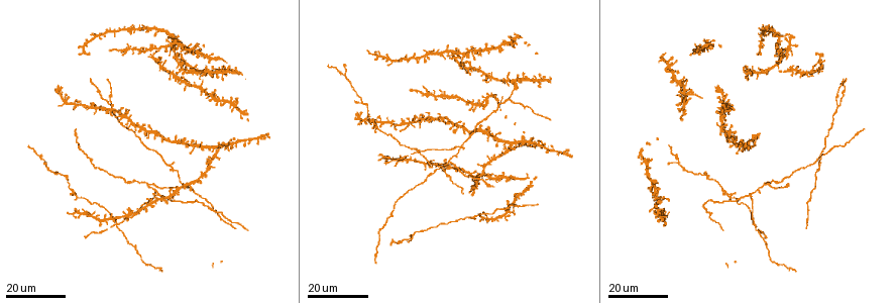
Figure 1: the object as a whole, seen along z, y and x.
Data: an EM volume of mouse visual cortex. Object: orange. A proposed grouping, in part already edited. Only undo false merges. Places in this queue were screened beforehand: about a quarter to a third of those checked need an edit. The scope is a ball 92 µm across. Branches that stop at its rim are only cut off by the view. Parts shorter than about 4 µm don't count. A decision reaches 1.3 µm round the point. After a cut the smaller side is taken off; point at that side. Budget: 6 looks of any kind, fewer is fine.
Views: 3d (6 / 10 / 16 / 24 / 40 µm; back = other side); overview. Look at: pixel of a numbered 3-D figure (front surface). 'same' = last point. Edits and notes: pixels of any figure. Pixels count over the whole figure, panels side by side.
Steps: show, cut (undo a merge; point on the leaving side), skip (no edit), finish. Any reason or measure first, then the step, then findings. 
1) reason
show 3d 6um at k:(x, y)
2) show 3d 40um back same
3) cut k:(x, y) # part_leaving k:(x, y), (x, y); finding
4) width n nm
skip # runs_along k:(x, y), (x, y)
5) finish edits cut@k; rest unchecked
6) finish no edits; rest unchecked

three-way junction
show 3d 16um at 1:(425, 95)

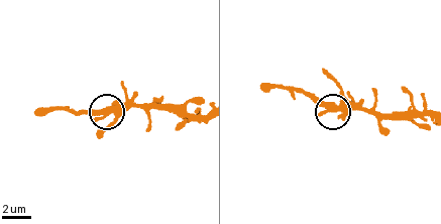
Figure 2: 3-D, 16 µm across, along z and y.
show 3d 6um at 2:(103, 111)

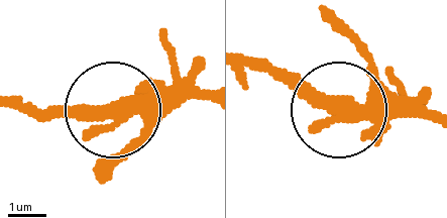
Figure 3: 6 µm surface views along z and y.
arms 3
skip # one neuron here

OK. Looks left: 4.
four arms meet
show 3d 16um at 1:(459, 148)

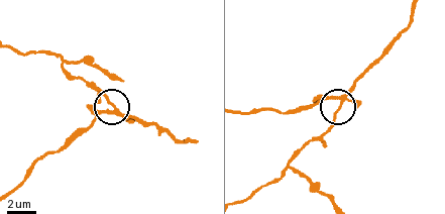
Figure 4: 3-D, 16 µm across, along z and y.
show 3d 6um at 4:(111, 112)

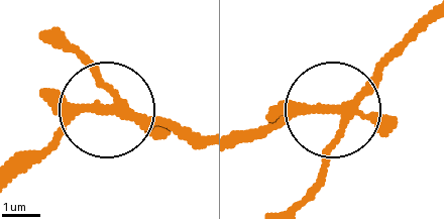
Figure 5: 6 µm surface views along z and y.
other side
show 3d 6um back at 5:(333, 111)

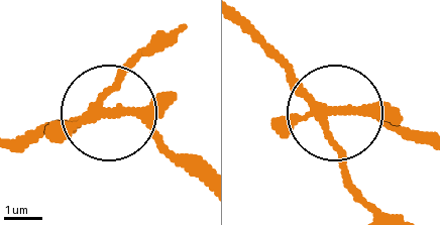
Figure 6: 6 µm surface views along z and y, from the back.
width 220 nm
skip # continuous, no second neuron

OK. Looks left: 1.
finish no edits; rest unchecked

